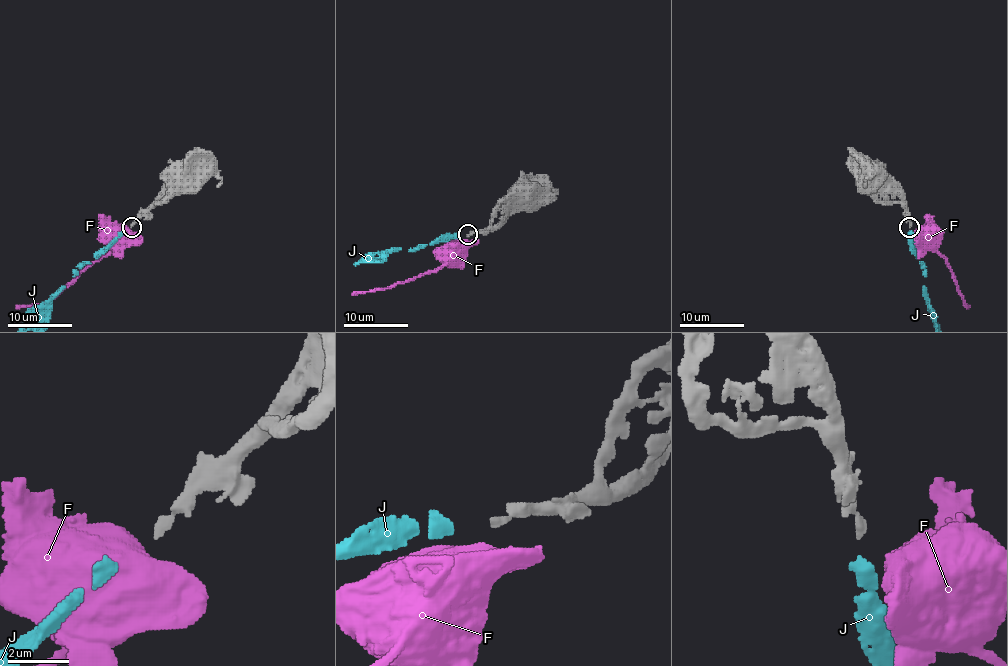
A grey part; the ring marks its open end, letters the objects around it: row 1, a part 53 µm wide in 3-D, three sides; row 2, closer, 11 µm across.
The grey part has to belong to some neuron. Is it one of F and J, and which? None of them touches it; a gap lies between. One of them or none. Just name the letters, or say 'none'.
J

